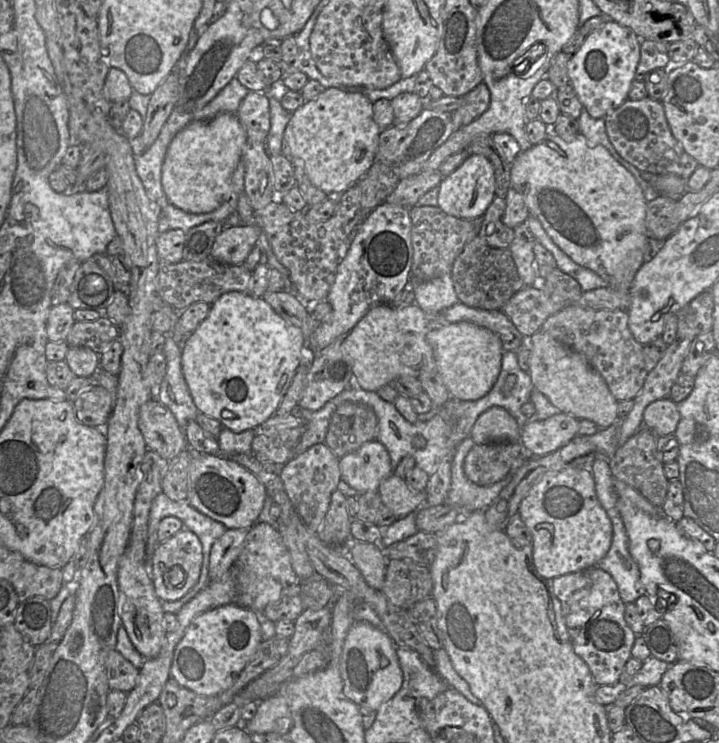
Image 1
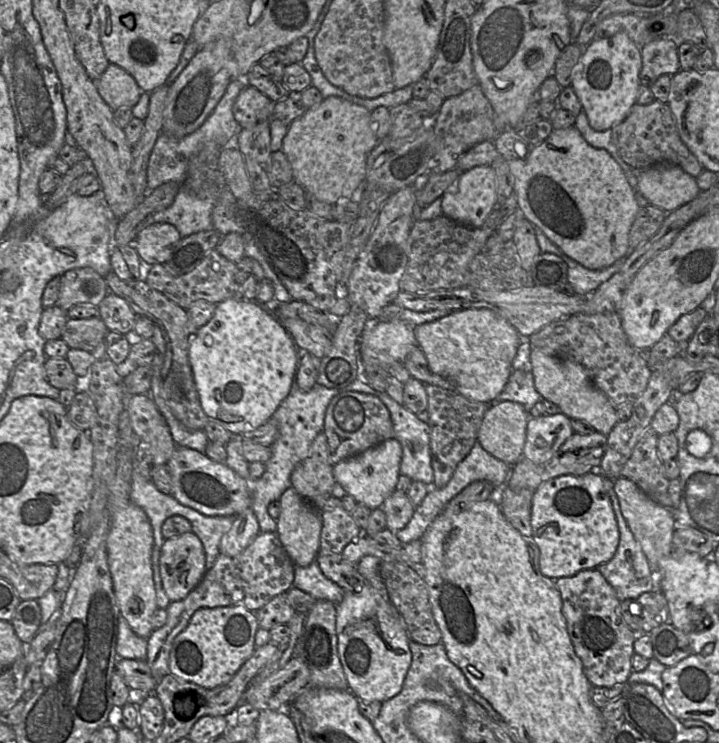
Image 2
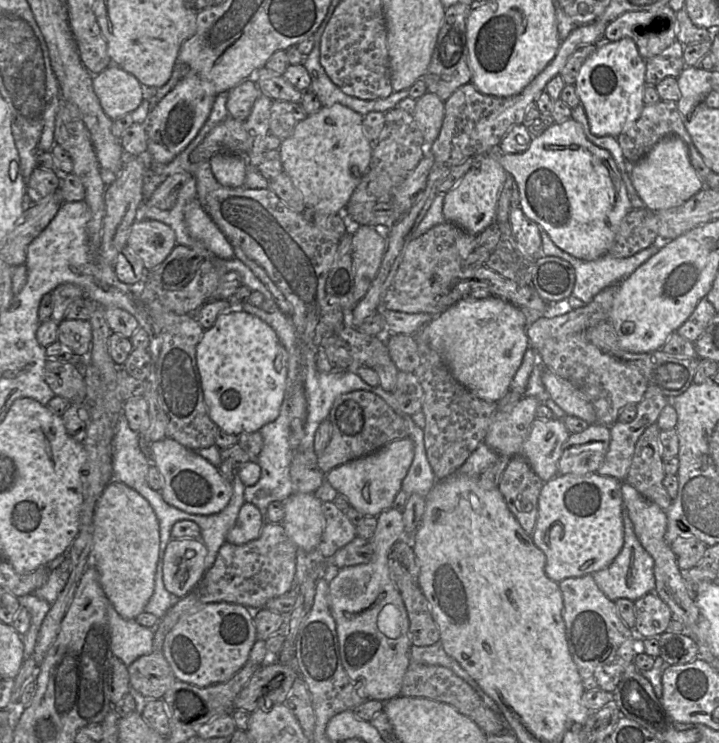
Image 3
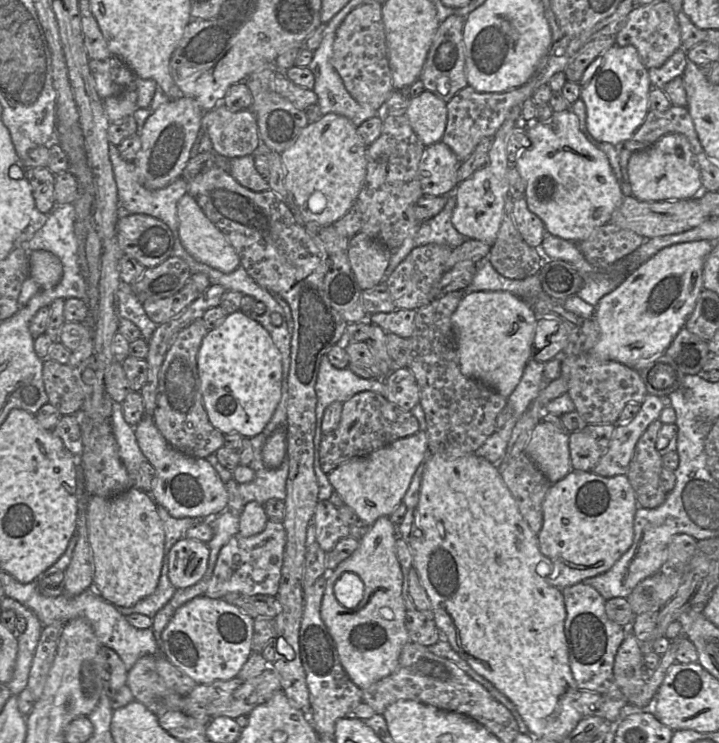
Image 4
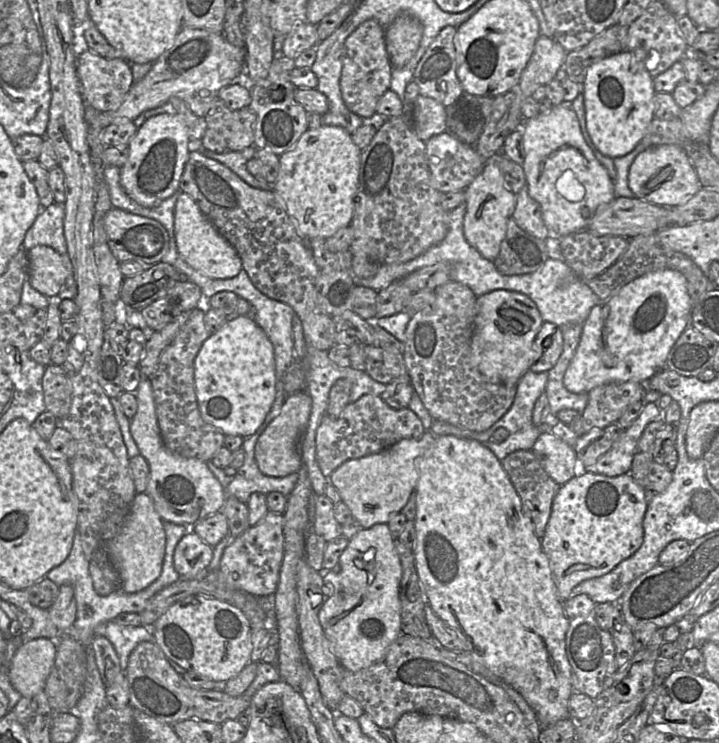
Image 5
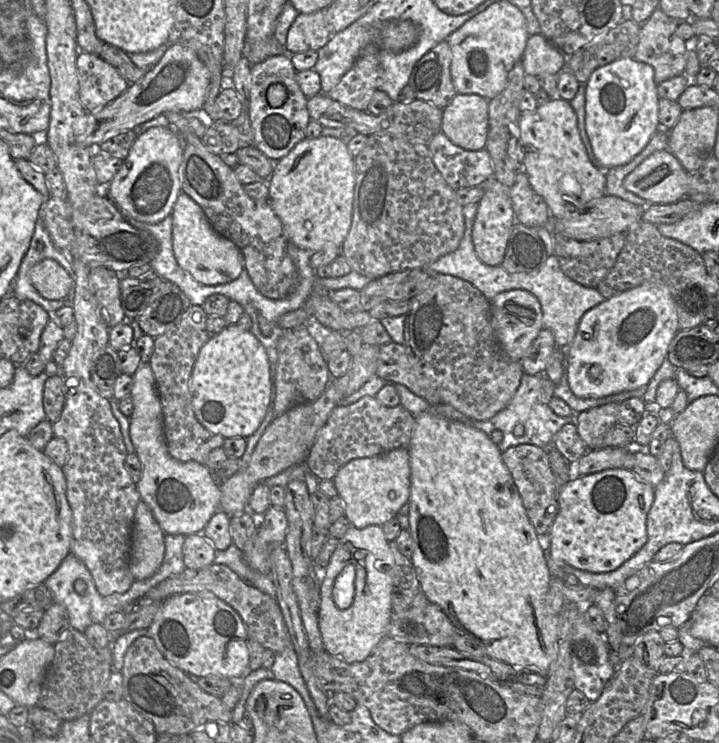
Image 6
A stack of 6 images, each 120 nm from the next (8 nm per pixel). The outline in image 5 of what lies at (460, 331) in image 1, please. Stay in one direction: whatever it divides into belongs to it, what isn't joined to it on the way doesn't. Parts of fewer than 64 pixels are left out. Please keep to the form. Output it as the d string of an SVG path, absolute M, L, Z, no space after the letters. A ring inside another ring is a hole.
M494 290L476 299L471 339L471 364L494 384L515 386L534 361L534 341L543 320L535 303L525 294Z

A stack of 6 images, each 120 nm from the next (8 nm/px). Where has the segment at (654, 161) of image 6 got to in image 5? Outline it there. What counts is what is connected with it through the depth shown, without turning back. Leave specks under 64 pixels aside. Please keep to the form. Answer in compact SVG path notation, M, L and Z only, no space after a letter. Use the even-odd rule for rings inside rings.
M673 144L653 146L637 155L629 169L628 185L637 198L664 207L678 206L702 188L686 151Z

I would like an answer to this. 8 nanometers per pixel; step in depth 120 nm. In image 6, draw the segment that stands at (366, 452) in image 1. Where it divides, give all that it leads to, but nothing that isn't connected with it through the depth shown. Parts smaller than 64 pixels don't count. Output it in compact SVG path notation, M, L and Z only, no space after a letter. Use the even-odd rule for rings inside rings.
M397 448L387 453L357 458L342 466L333 482L345 506L345 517L352 526L363 529L369 525L384 525L396 515L410 498L410 457L408 448Z

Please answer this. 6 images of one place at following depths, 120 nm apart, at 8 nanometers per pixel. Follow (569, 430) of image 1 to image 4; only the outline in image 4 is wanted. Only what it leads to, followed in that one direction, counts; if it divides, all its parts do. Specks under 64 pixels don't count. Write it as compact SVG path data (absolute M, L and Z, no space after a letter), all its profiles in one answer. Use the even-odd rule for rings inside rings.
M540 421L532 431L525 453L551 484L562 480L573 469L569 450L569 432Z

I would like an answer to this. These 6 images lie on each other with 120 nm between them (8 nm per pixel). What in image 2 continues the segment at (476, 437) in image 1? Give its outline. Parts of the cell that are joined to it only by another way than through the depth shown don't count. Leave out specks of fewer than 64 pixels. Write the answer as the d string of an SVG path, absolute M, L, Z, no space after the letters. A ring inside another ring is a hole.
M516 402L491 405L479 428L477 441L493 457L514 466L523 458L530 414Z

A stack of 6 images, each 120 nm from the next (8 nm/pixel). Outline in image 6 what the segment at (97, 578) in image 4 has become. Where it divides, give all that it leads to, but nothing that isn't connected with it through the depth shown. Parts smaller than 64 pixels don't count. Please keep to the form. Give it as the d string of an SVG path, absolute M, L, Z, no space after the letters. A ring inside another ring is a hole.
M140 500L134 516L129 570L135 581L153 576L165 555L165 532L154 517L149 505Z

